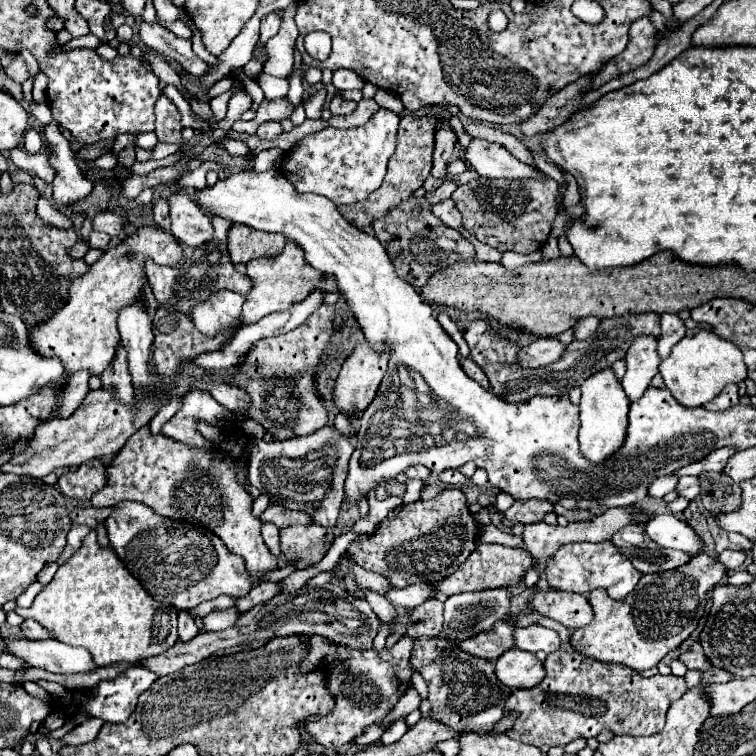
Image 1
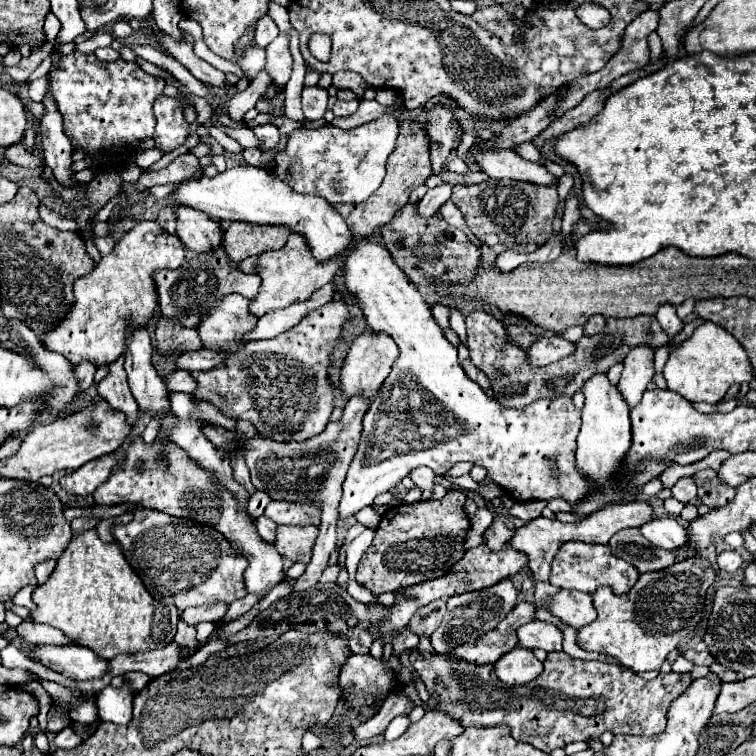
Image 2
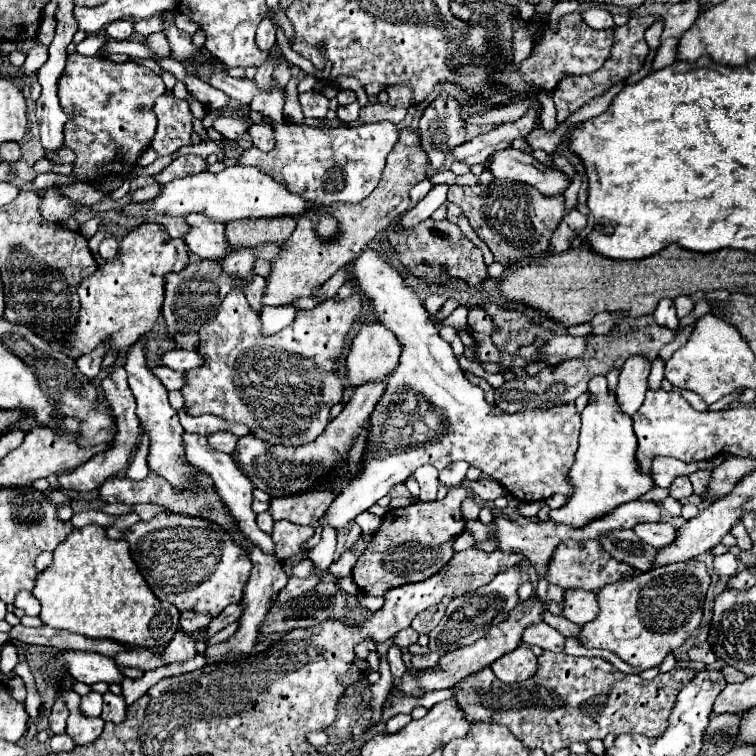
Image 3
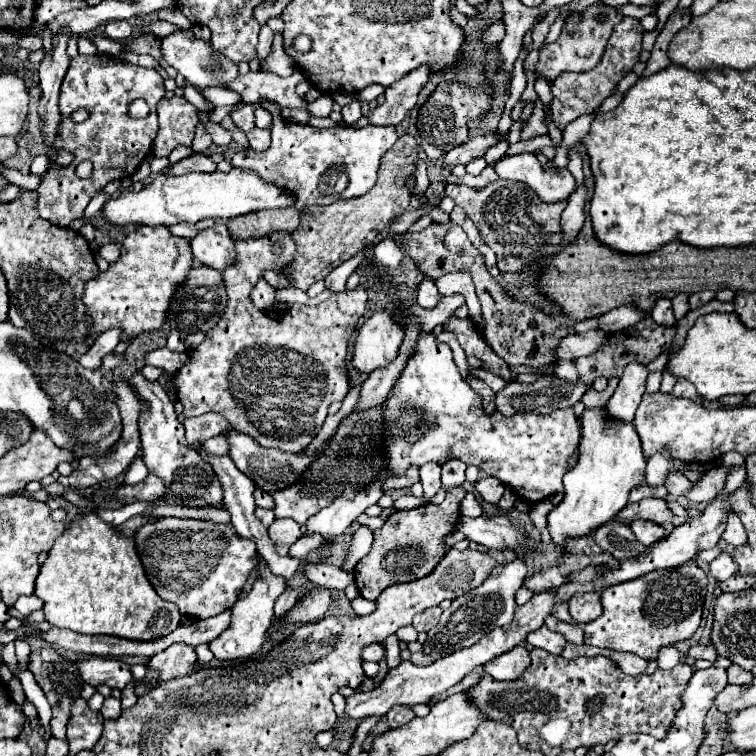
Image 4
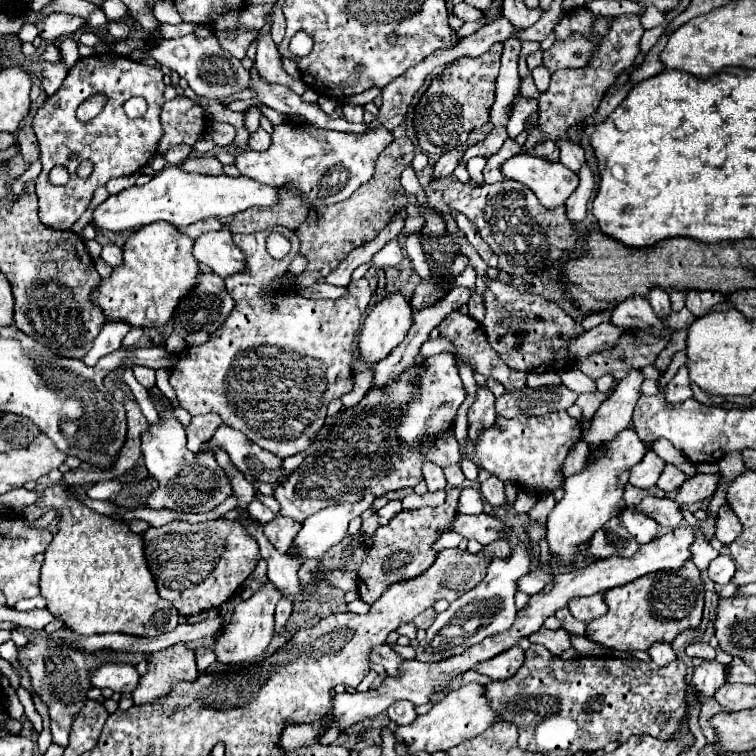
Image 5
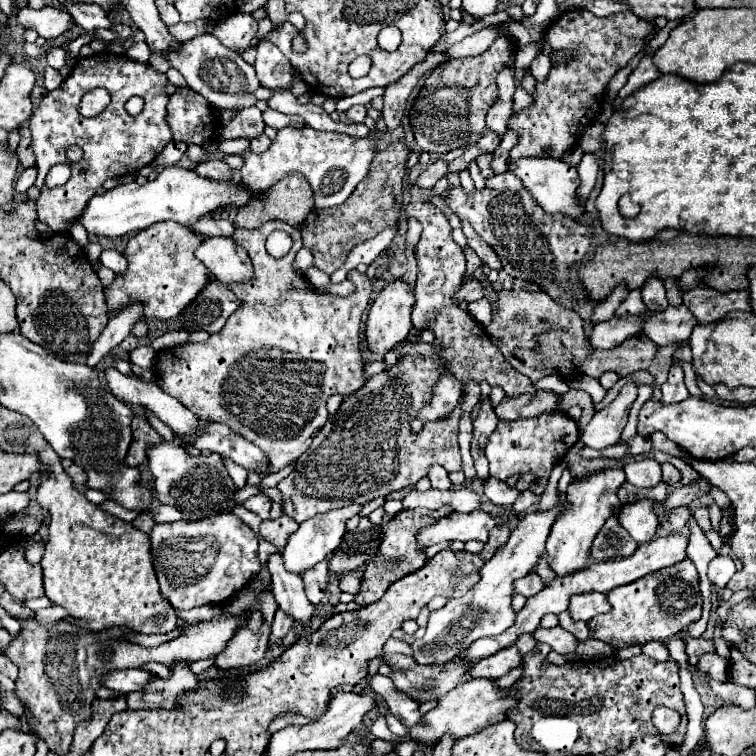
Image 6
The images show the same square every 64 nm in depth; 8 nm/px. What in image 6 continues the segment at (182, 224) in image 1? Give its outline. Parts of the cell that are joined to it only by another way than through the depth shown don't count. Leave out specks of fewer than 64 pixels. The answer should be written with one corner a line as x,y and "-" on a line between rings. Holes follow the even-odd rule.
204,238
202,244
196,248
196,258
222,284
248,282
252,278
252,262
244,248
234,244
232,238

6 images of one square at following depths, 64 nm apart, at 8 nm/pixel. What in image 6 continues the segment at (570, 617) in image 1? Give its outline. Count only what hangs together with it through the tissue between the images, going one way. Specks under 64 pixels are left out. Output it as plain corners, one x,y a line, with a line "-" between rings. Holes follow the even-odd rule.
600,592
572,596
570,598
570,606
568,606
570,616
574,620
582,620
582,622
588,622
596,614
604,614
608,610
610,610
610,604
606,600
606,594
600,594

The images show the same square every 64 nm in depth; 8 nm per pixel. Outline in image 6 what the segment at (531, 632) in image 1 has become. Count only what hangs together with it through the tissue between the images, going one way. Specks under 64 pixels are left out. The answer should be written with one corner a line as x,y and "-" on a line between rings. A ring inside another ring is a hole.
556,626
556,628
550,628
550,630
538,628
532,636
536,638
536,642
548,644
548,646
550,646
554,652
558,652
558,654
574,652
576,646
578,646
578,640
574,638
574,634
570,634
570,632
564,630
562,626

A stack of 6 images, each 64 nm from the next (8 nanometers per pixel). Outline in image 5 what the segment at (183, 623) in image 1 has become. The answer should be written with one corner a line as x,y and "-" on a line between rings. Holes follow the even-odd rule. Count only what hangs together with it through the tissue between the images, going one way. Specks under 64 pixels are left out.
174,644
162,652
156,652
148,662
148,672
140,678
140,684
132,692
134,704
146,704
170,692
176,682
196,680
196,656
186,644

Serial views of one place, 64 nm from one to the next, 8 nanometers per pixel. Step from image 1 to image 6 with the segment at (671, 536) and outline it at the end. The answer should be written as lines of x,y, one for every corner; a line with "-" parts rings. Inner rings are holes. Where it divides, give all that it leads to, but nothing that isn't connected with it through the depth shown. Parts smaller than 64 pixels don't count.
650,500
624,504
618,512
618,520
638,544
644,544
656,536
658,520
656,514
652,512

